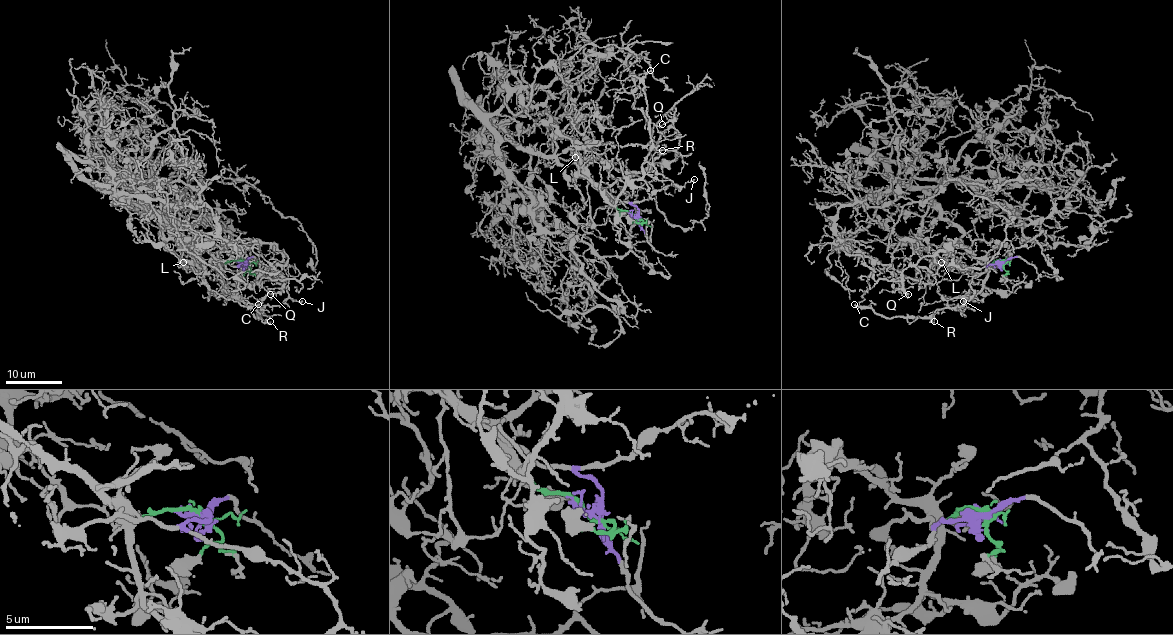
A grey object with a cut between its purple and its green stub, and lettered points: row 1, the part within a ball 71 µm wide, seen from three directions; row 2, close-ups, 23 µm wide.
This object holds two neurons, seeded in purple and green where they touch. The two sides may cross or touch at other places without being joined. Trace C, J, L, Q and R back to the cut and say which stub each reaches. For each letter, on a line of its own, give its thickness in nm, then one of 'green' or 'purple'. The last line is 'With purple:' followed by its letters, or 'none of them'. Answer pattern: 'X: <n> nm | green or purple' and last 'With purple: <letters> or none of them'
C: 170 nm | green
J: 130 nm | purple
L: 90 nm | green
Q: 80 nm | green
R: 140 nm | green
With purple: J

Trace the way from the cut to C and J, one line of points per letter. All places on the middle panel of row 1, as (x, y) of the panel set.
C: (634, 217), (614, 204), (631, 182), (642, 176), (644, 160), (651, 148), (644, 85), (644, 77), (651, 70)
J: (634, 217), (638, 210), (632, 203), (647, 200), (669, 186), (679, 190), (695, 179)

